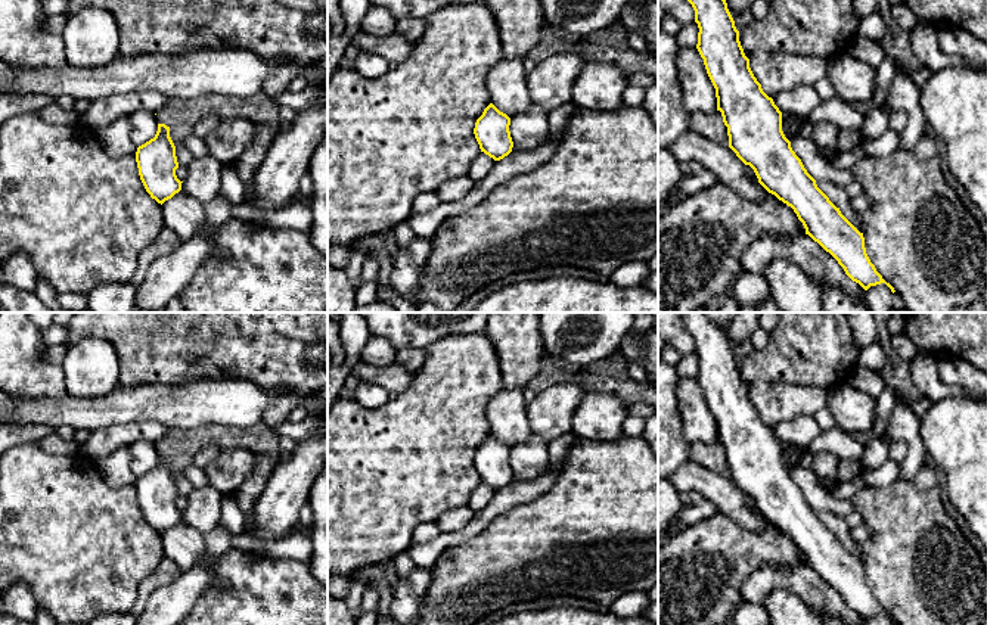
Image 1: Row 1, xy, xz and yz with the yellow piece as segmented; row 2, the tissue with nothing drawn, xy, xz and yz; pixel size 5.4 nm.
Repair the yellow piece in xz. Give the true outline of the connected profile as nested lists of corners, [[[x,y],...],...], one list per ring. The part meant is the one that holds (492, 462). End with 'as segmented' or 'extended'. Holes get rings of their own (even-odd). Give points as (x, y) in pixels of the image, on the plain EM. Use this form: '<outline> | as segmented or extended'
[[[490,433],[477,450],[474,464],[481,482],[500,491],[512,482],[510,448]]] | as segmented

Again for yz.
[[[680,312],[680,317],[695,341],[695,352],[699,358],[696,379],[716,419],[717,441],[721,442],[723,453],[727,457],[729,478],[745,495],[754,500],[758,513],[769,523],[794,540],[806,559],[806,565],[829,582],[853,612],[865,621],[885,613],[894,624],[894,618],[882,609],[870,593],[863,563],[817,517],[816,510],[792,481],[791,472],[782,461],[782,442],[773,429],[763,422],[749,398],[749,389],[741,376],[739,361],[727,339],[726,329],[714,324],[705,312]]] | as segmented

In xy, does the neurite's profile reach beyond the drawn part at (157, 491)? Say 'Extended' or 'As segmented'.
As segmented

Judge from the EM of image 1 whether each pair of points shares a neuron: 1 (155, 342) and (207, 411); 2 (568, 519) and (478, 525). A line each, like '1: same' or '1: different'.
1: different
2: different

